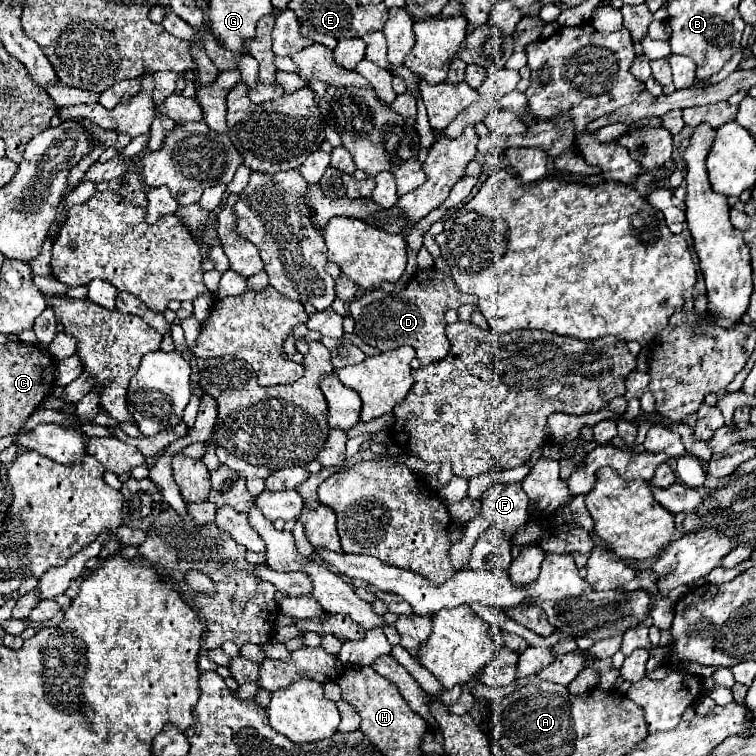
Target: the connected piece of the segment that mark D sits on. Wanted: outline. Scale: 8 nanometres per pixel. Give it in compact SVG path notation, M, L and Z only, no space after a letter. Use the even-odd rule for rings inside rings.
M430 267L414 273L408 287L398 293L386 293L382 289L366 291L362 297L348 303L348 313L356 323L356 335L380 351L390 351L402 345L416 349L420 365L430 365L444 359L450 351L450 341L444 337L444 313L452 307L476 303L472 294L460 293L458 287L440 269Z

